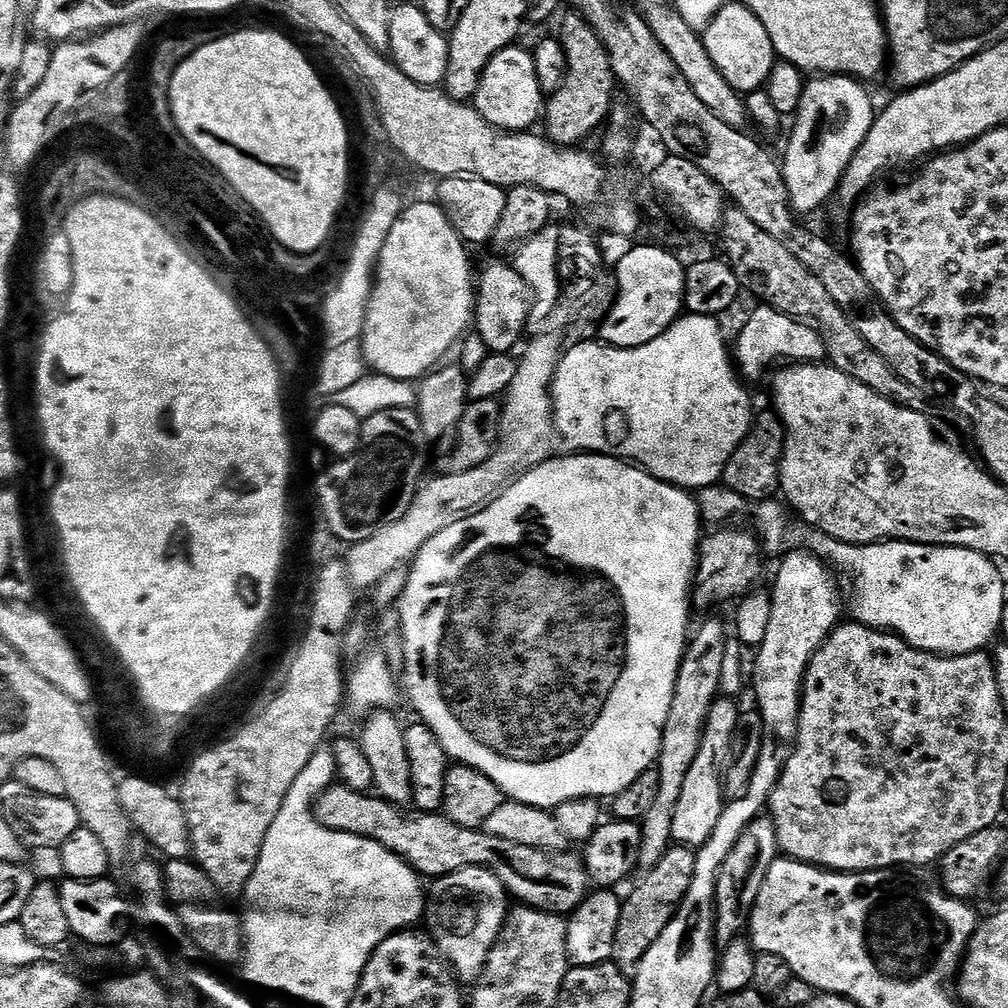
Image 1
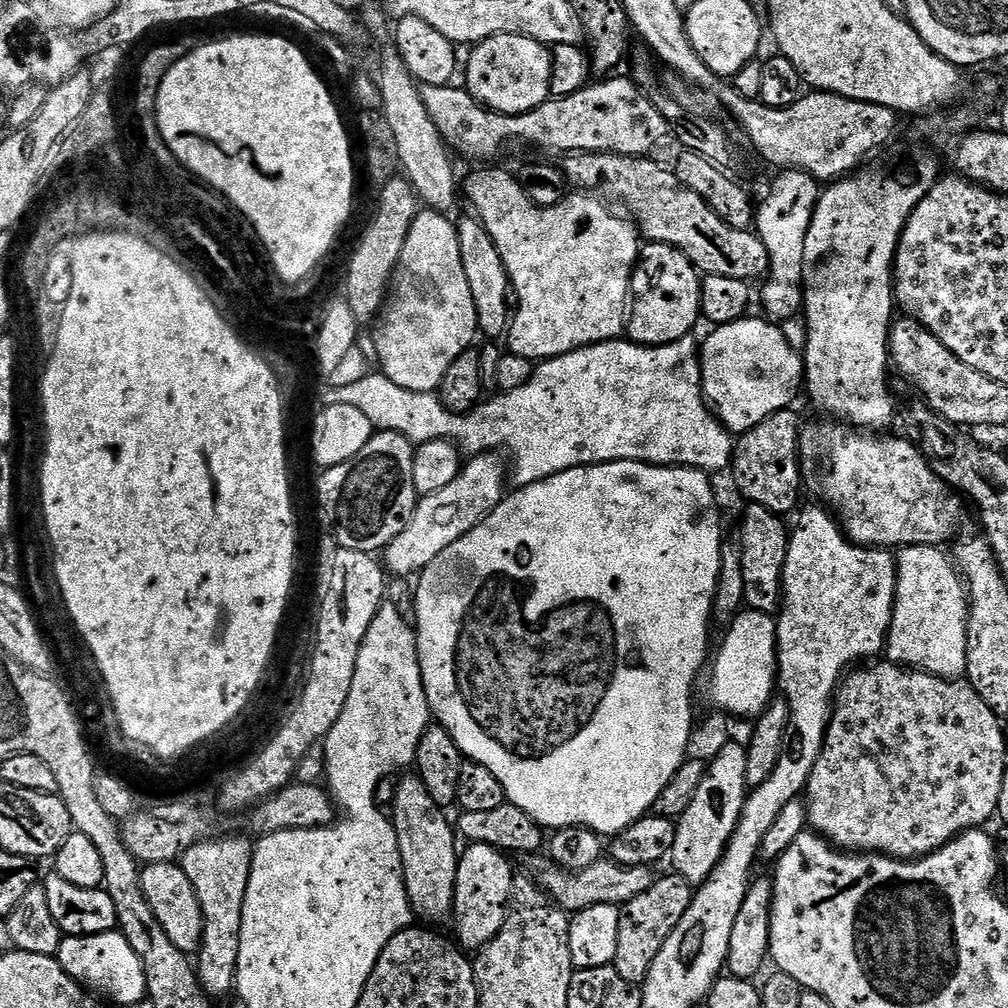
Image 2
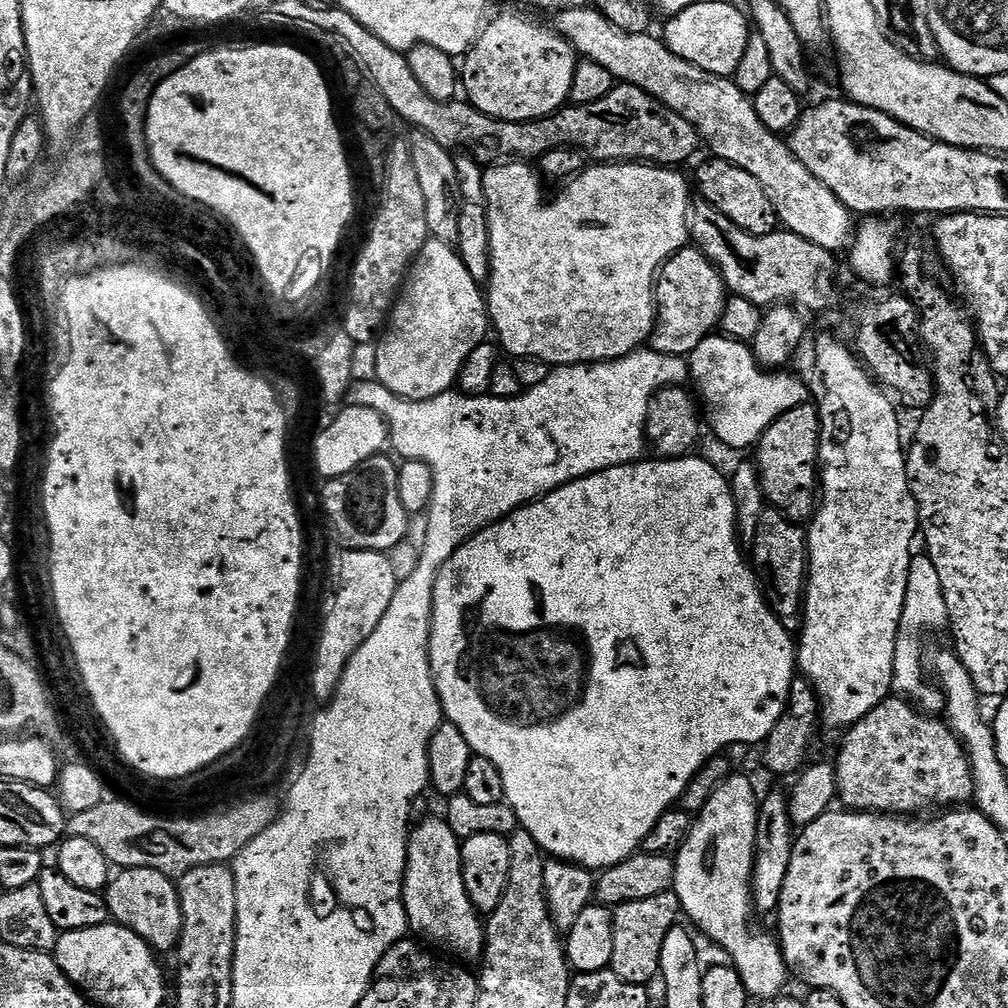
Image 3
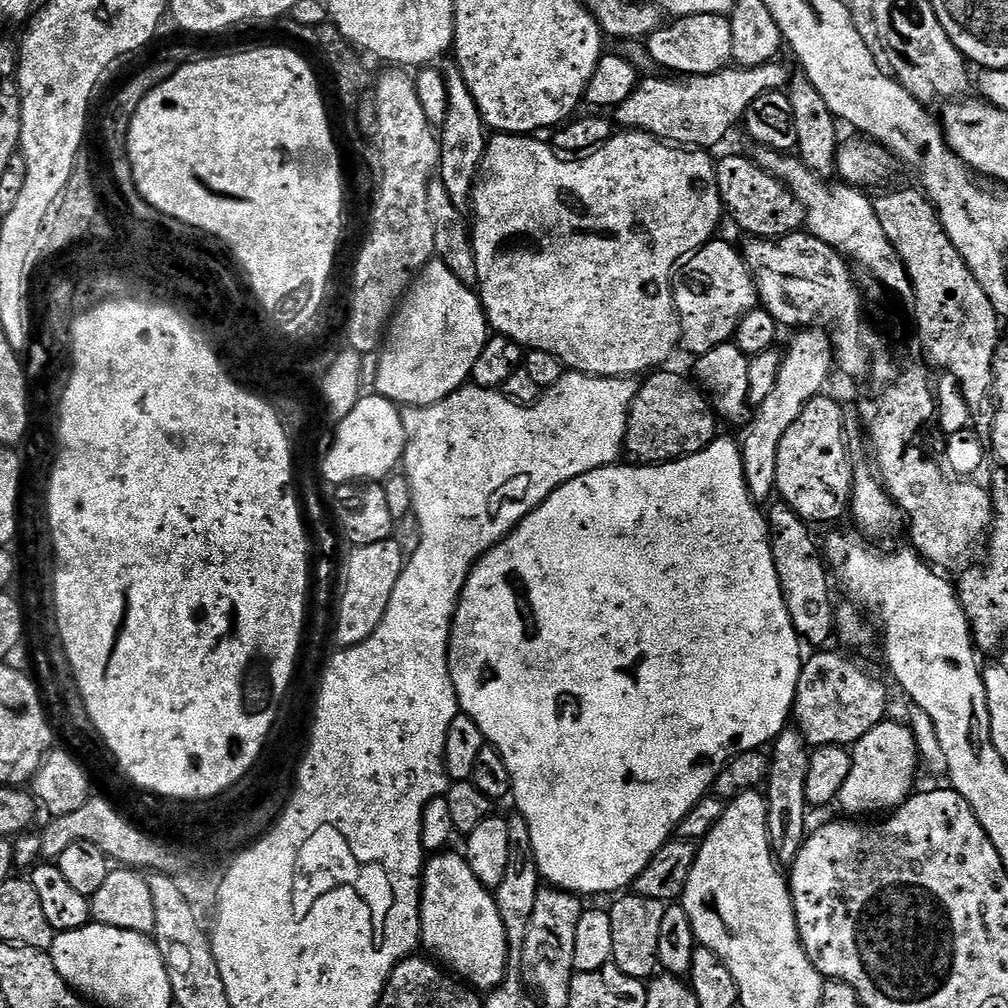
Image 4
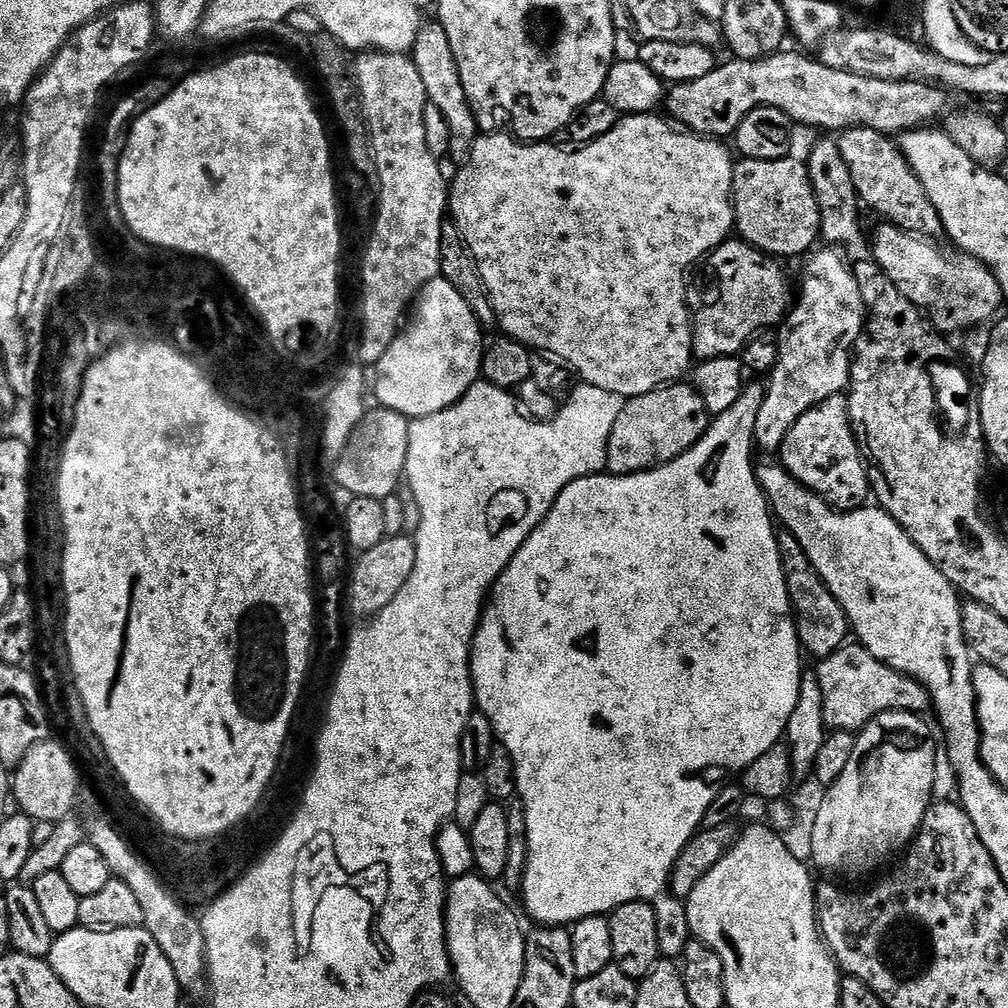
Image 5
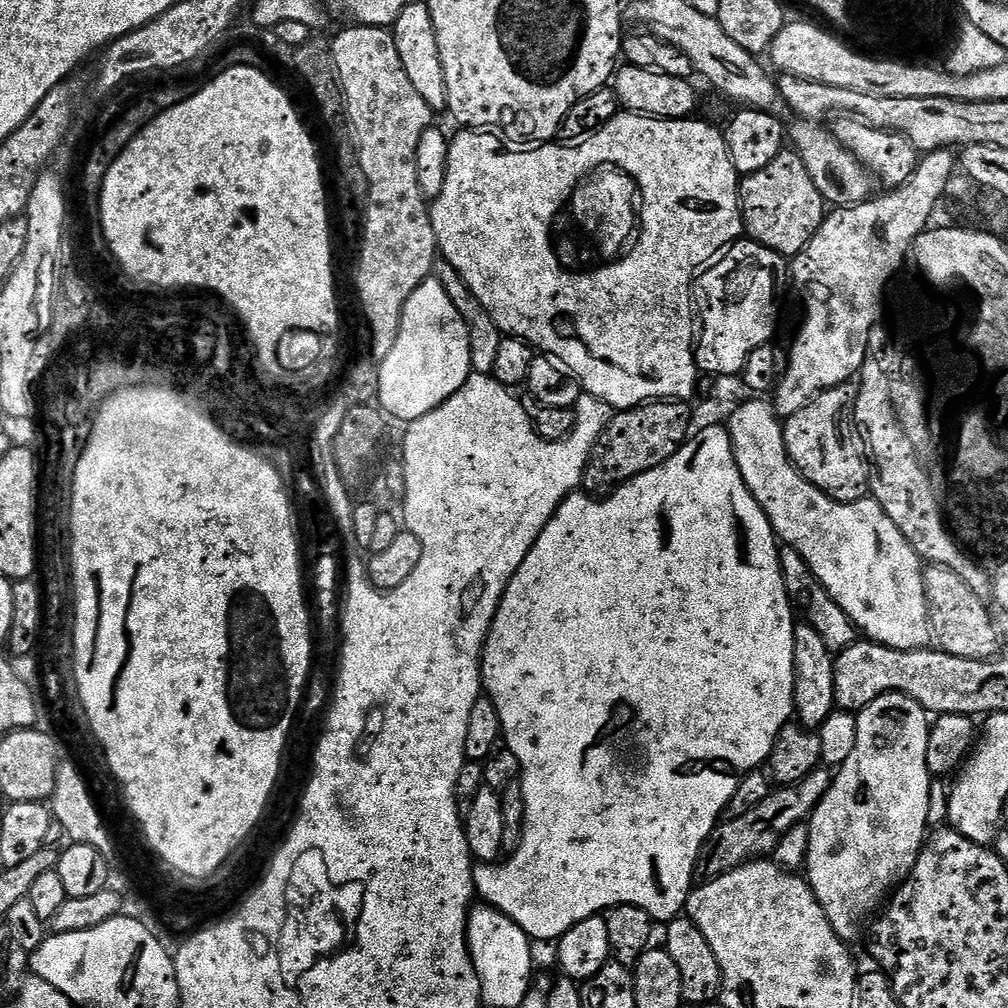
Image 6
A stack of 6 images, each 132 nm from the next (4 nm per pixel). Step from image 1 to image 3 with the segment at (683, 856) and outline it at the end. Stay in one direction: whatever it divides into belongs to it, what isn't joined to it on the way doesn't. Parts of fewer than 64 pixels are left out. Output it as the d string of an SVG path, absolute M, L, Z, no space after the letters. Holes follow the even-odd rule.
M669 890L662 894L654 894L654 898L642 898L638 902L626 902L625 904L615 905L612 913L612 921L614 922L614 954L612 955L612 962L610 970L614 974L618 974L618 978L622 978L622 982L630 982L631 984L643 984L645 986L651 985L651 980L654 981L660 974L660 959L662 958L662 942L666 942L666 934L670 934L670 930L677 927L678 921L681 919L682 909L680 907L680 900L676 897L675 891Z

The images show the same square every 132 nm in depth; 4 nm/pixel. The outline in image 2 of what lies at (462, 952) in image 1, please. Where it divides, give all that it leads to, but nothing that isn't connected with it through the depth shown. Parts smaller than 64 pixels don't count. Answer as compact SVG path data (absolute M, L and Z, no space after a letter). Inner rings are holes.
M473 843L467 847L456 865L456 889L450 920L456 923L455 939L459 947L479 950L496 937L498 930L502 930L508 916L508 902L512 899L514 871L508 865L509 857L500 849Z

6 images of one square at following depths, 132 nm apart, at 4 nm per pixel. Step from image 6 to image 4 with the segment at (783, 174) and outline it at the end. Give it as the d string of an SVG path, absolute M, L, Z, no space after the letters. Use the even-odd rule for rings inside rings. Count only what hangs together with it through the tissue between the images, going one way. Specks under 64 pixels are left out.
M747 155L724 156L715 161L716 181L723 207L732 215L732 220L752 238L775 240L790 236L802 224L800 203L794 194L778 178L762 170Z

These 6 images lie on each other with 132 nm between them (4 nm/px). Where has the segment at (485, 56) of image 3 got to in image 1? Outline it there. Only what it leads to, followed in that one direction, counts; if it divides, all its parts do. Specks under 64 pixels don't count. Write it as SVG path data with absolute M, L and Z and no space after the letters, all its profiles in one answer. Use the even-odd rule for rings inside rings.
M509 46L504 48L486 66L478 82L474 106L486 122L503 132L527 132L532 123L539 121L546 103L546 93L538 86L538 74L534 70L534 58L529 49Z

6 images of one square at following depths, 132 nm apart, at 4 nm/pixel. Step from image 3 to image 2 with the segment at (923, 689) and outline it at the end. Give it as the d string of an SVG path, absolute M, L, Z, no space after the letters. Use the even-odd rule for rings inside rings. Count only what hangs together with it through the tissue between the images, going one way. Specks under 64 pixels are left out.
M909 544L896 556L896 605L888 631L886 656L891 663L942 676L945 680L963 677L968 671L968 593L953 561L939 547Z

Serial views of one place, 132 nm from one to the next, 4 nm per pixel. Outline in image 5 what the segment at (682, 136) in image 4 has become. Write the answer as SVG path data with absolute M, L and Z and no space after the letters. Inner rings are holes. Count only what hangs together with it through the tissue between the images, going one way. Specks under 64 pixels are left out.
M781 50L760 60L729 59L729 64L721 63L703 78L694 78L694 82L682 82L671 85L666 96L667 115L681 129L698 136L709 138L731 137L746 114L755 108L777 108L788 115L793 125L805 124L808 128L825 128L828 134L839 134L845 128L869 128L883 132L885 136L899 137L902 132L911 132L913 128L923 128L936 122L945 115L944 107L948 100L945 89L926 84L923 80L887 80L870 78L846 70L831 68L821 64L819 59L799 56L796 52Z

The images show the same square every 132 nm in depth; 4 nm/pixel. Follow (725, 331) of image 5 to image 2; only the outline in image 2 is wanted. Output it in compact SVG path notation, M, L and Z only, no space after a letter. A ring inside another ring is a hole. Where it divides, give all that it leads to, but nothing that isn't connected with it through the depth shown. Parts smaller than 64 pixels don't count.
M645 243L640 259L632 272L632 295L626 336L631 343L655 346L673 344L683 336L693 335L696 323L701 323L701 273L692 265L681 248L669 244Z

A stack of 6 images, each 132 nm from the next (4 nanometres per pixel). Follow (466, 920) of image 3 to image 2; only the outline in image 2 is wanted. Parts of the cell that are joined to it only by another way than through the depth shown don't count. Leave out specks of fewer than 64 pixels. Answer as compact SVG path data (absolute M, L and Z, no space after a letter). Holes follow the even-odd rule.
M404 774L401 775L399 779L400 778L400 785L397 786L396 793L392 796L390 819L396 828L400 861L404 867L404 885L406 886L406 894L408 895L408 905L411 906L413 917L415 917L417 921L447 921L452 915L452 903L454 902L454 890L456 889L456 865L458 863L456 840L458 841L458 836L454 831L453 821L451 824L451 822L444 817L447 816L445 809L438 807L434 802L434 798L430 798L419 775Z

